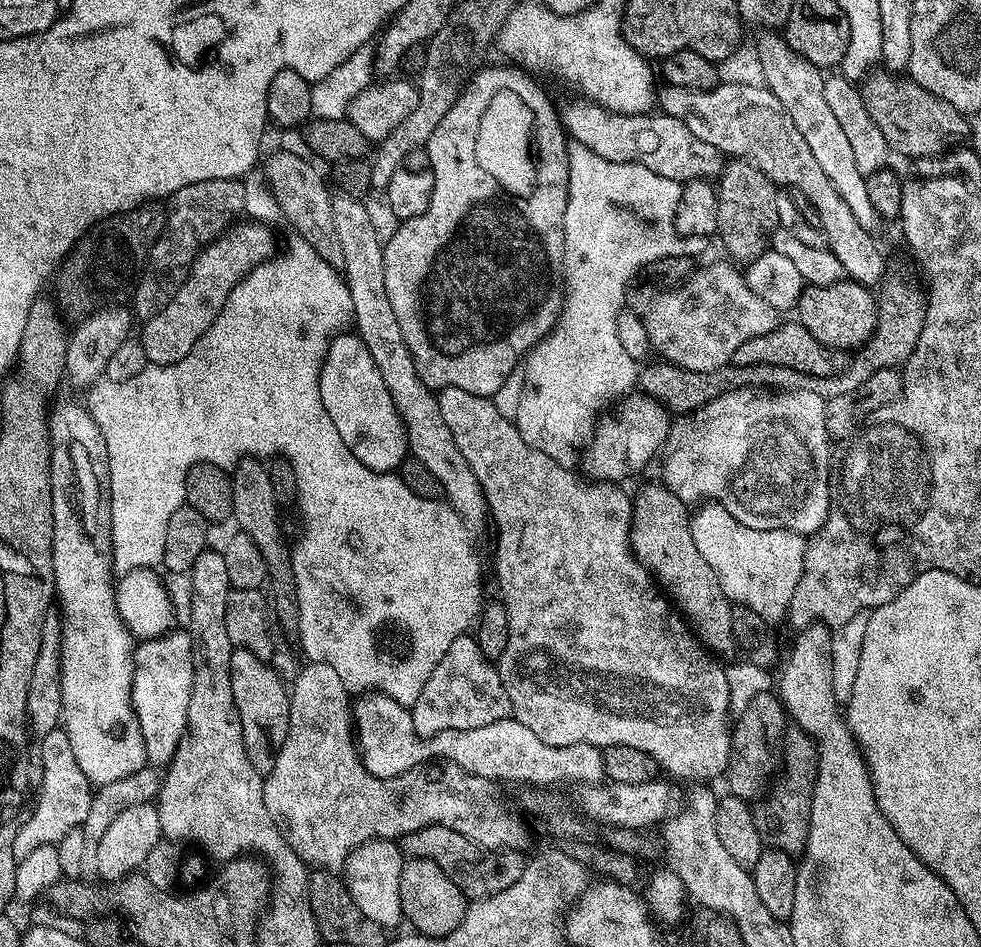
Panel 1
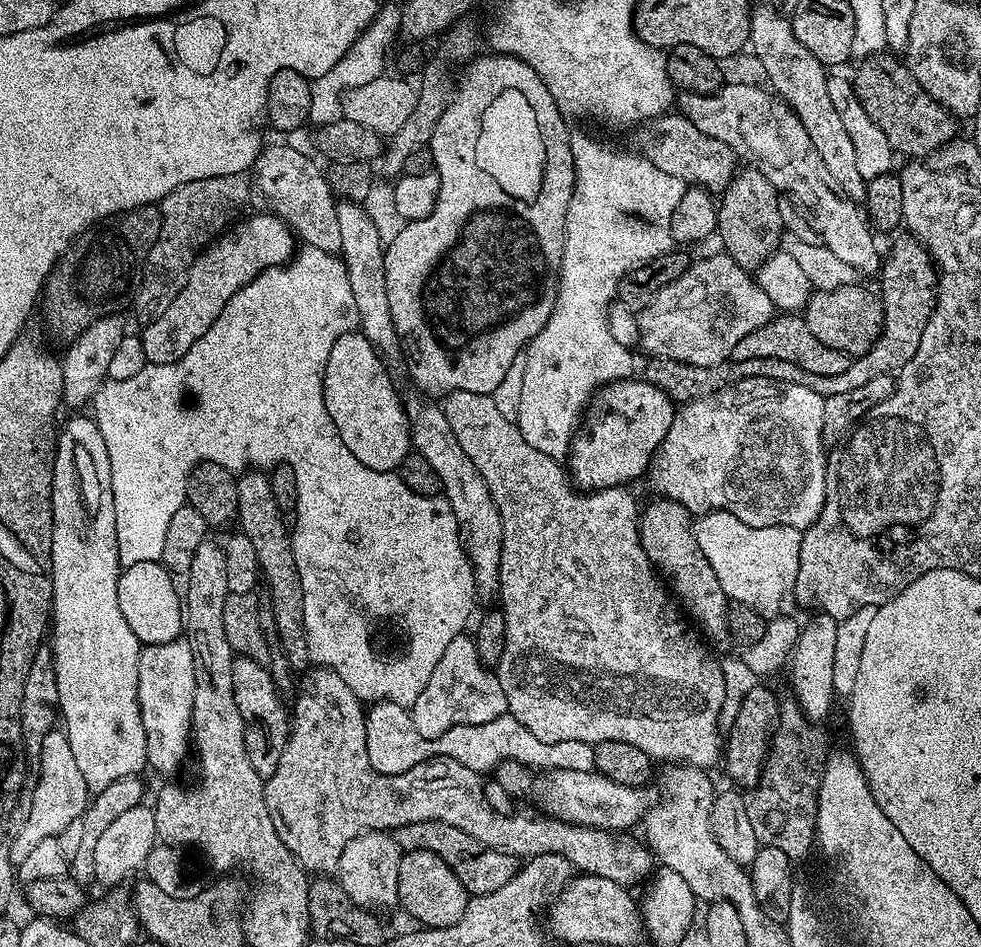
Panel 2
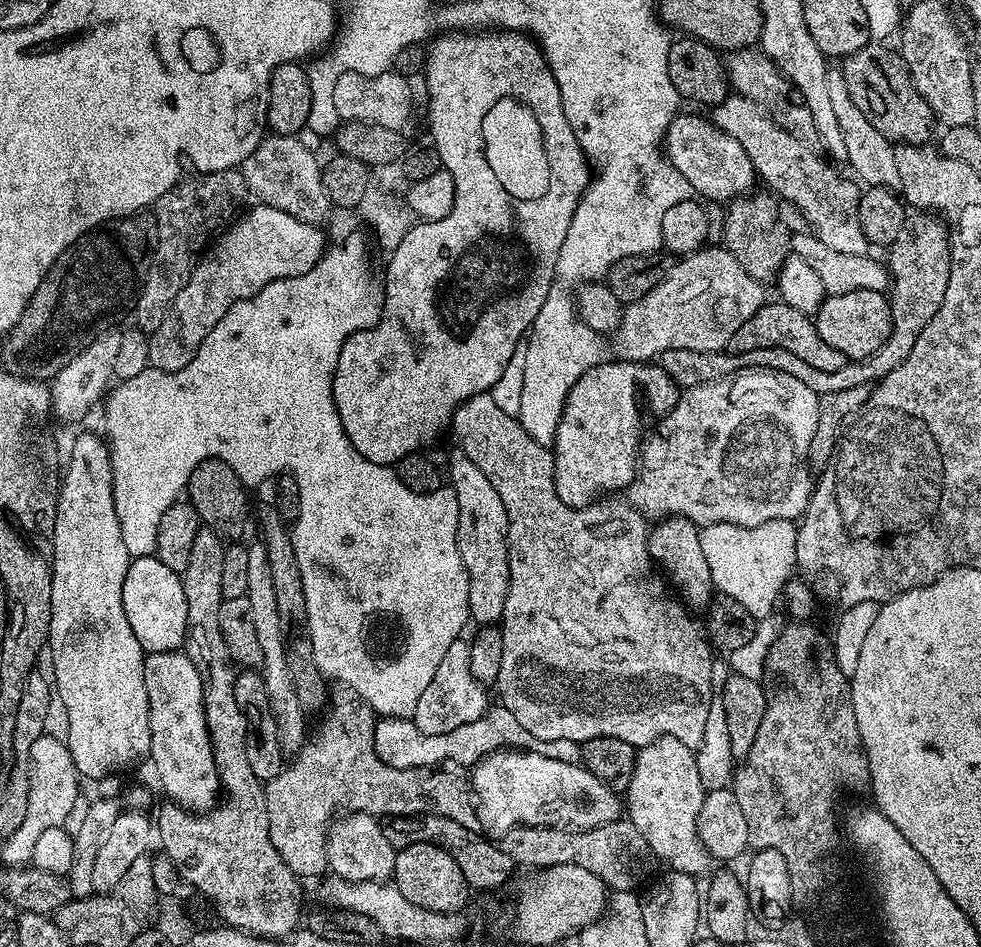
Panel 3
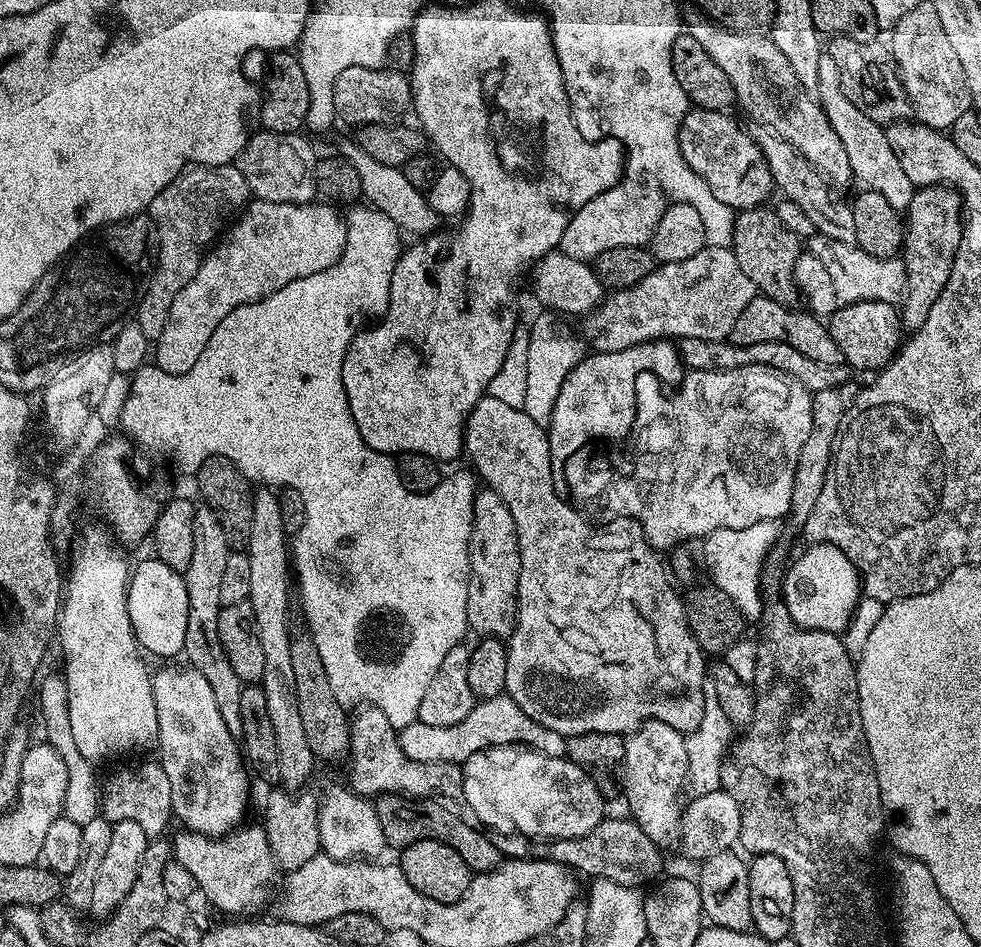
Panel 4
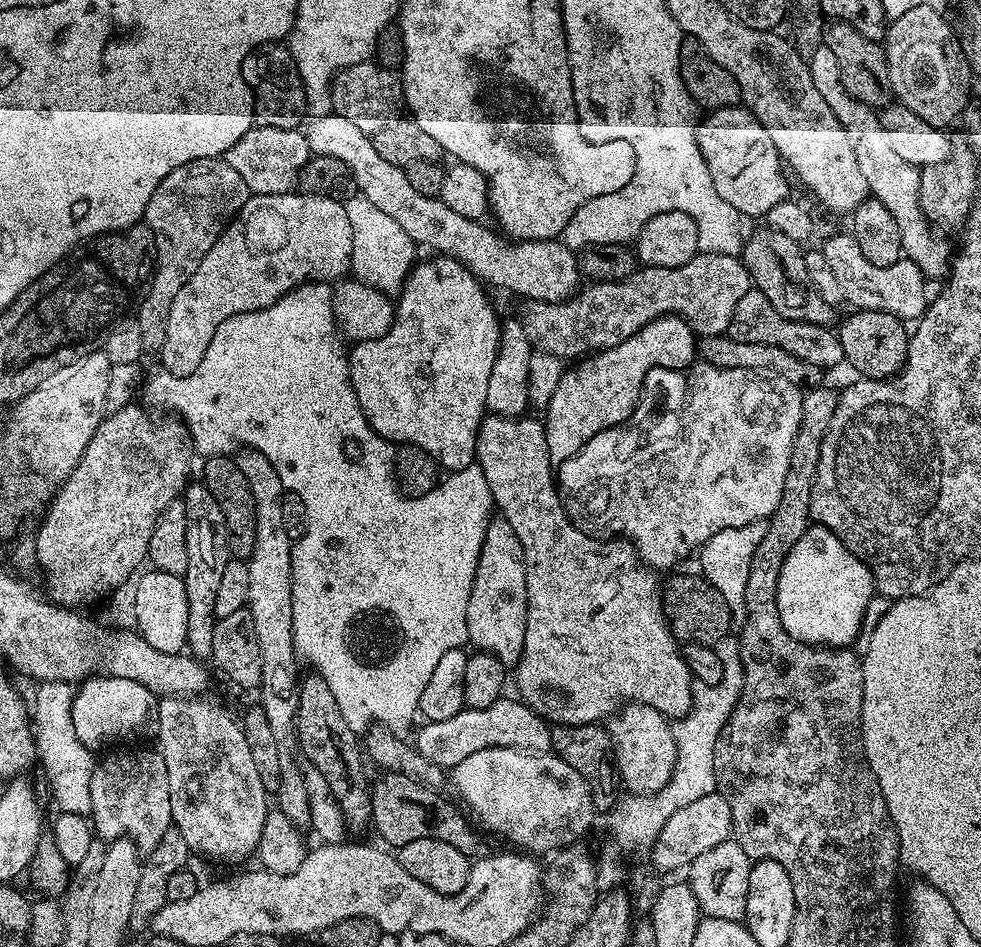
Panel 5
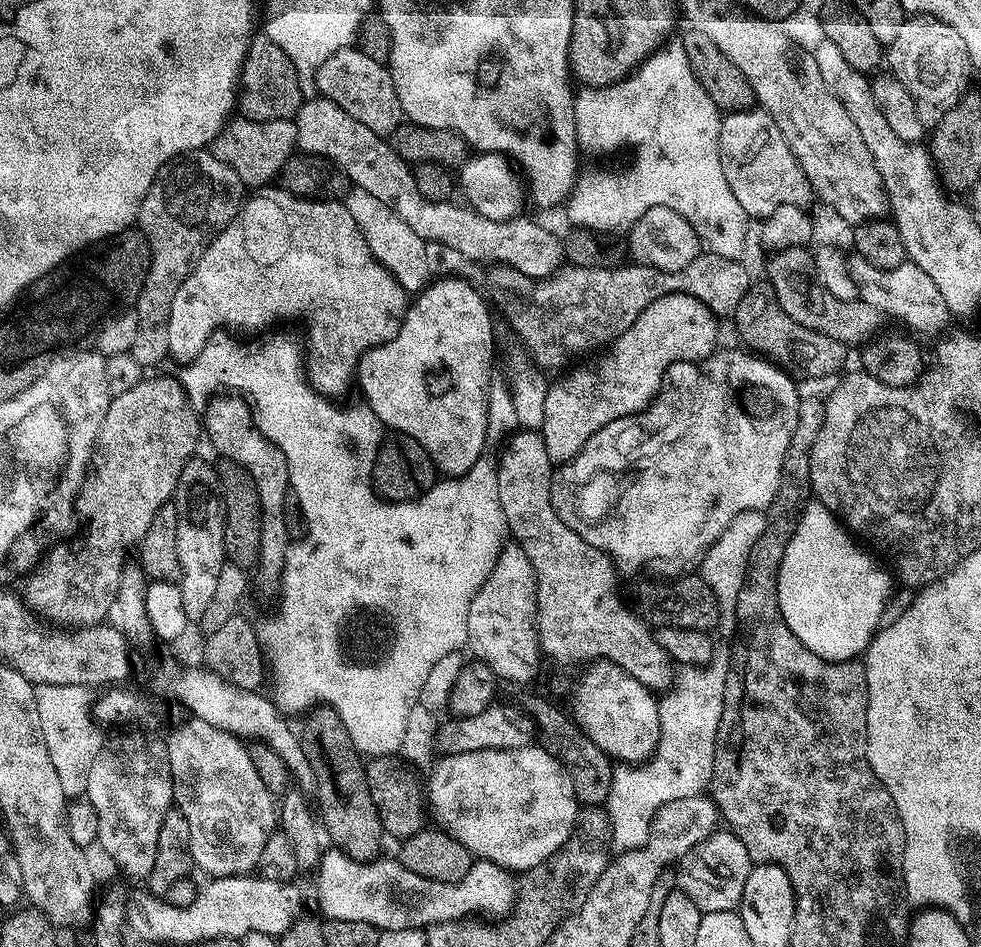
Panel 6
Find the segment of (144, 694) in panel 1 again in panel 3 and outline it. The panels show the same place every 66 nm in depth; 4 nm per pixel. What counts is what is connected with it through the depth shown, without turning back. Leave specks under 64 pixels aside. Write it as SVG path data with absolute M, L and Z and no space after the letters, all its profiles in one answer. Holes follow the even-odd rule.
M180 650L149 652L144 657L144 681L150 710L150 761L160 775L167 799L188 812L211 812L221 799L222 785L206 726L202 678L198 678L194 662Z

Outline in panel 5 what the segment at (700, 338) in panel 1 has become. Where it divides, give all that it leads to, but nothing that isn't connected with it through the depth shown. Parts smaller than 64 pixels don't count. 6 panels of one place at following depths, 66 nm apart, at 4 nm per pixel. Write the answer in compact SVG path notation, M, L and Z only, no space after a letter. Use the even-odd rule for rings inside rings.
M700 252L680 268L640 266L624 280L585 283L563 304L529 300L518 318L533 349L559 358L584 358L626 342L626 338L638 334L642 326L669 314L683 316L700 336L727 333L730 318L734 318L734 306L738 306L749 287L748 269L743 259Z

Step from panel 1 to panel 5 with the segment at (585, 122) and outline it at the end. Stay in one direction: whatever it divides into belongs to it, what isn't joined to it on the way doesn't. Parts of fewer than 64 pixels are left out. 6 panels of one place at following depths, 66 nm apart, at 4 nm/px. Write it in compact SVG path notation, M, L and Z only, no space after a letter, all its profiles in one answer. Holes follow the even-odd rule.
M747 107L718 108L709 111L707 115L704 125L701 123L696 129L696 140L706 158L710 176L714 178L714 188L741 216L767 217L770 206L778 206L778 202L790 196L789 173L774 138Z

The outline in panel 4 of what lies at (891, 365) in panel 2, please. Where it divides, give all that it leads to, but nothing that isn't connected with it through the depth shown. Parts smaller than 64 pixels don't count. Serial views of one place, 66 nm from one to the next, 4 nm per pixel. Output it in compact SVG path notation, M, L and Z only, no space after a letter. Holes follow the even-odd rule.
M939 183L931 184L929 188L916 188L913 191L912 201L906 210L902 249L908 282L899 314L905 329L915 330L922 326L922 322L926 322L926 314L930 314L930 306L938 302L950 278L952 259L956 257L956 248L960 244L963 233L962 197L956 189ZM686 338L679 341L678 351L685 369L694 372L721 372L731 368L748 368L757 364L760 368L773 368L776 372L785 372L790 378L802 382L810 393L818 390L830 390L839 384L849 383L850 372L847 367L814 362L806 354L778 342L758 342L754 346L738 346L728 340L707 340L706 338Z

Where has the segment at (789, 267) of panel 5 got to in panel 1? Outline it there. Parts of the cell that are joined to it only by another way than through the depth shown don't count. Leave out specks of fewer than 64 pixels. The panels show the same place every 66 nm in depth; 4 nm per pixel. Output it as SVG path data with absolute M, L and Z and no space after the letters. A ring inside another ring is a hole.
M732 158L723 165L715 190L718 198L718 240L724 243L733 261L755 260L769 247L770 237L778 224L777 185L749 160Z

